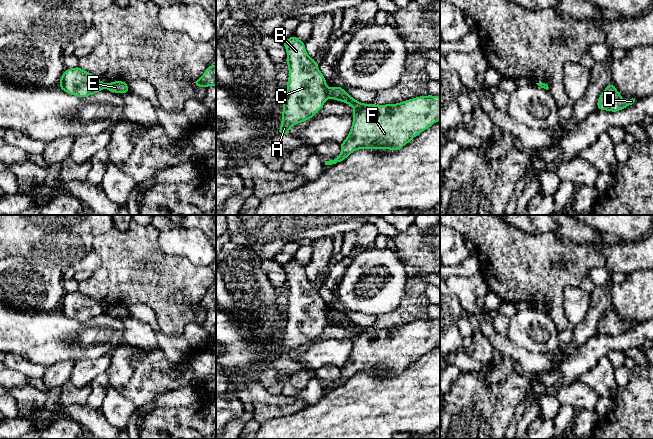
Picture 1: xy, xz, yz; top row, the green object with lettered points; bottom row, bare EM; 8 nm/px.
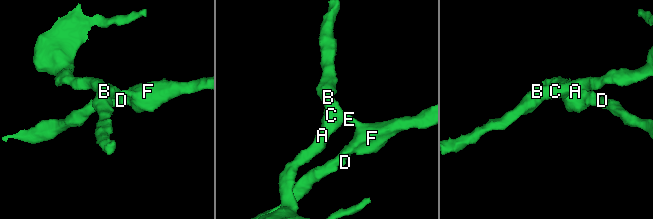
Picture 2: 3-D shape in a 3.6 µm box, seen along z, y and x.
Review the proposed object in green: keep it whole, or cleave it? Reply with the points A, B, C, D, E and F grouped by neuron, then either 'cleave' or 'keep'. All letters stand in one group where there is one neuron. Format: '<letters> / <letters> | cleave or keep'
A B C / D E F | cleave

